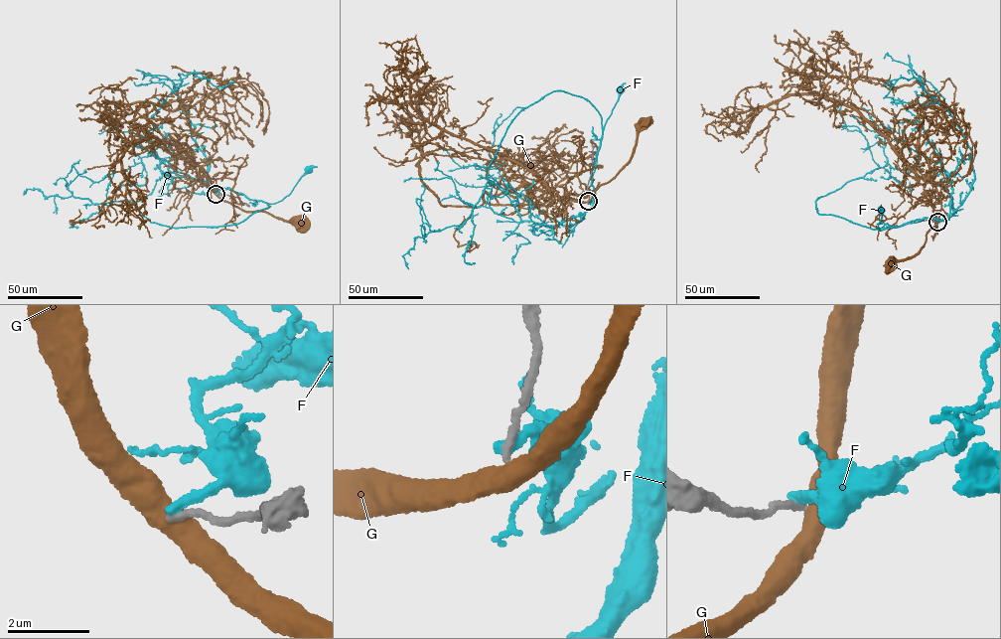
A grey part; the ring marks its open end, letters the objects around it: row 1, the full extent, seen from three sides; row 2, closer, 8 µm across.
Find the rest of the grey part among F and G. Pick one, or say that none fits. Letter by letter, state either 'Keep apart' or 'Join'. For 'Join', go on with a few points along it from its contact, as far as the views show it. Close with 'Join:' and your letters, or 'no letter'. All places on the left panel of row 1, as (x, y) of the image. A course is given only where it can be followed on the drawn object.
F: Keep apart
G: Keep apart
Join: no letter

